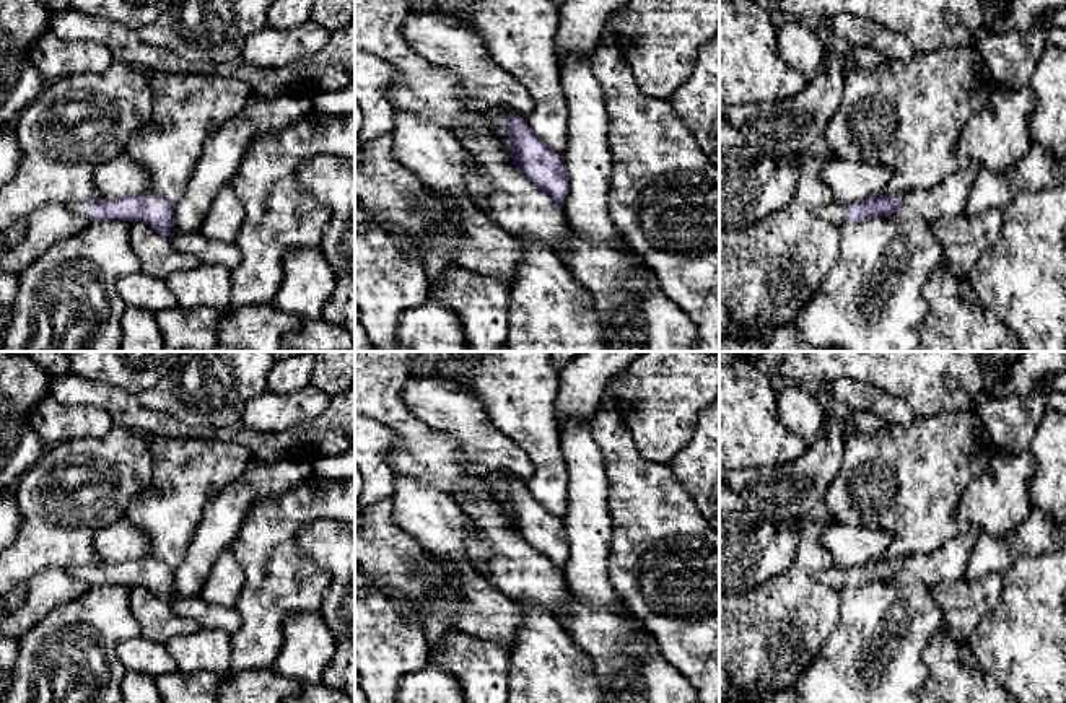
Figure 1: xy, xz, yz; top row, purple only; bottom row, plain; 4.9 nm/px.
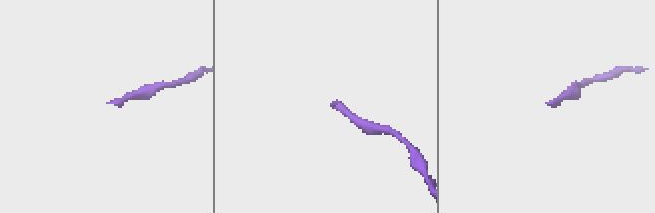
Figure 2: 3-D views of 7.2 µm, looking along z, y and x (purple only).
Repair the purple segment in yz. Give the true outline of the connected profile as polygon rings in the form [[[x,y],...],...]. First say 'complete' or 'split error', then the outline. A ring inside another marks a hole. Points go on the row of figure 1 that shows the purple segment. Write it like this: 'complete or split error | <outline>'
split error | [[[902,194],[872,195],[846,207],[830,202],[815,208],[814,215],[820,220],[841,225],[845,221],[866,221],[869,218],[890,216],[902,207],[902,203]]]

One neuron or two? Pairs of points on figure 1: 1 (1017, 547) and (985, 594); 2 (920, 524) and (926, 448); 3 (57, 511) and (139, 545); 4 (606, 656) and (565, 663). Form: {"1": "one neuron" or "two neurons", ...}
{"1": "two neurons", "2": "one neuron", "3": "two neurons", "4": "two neurons"}

